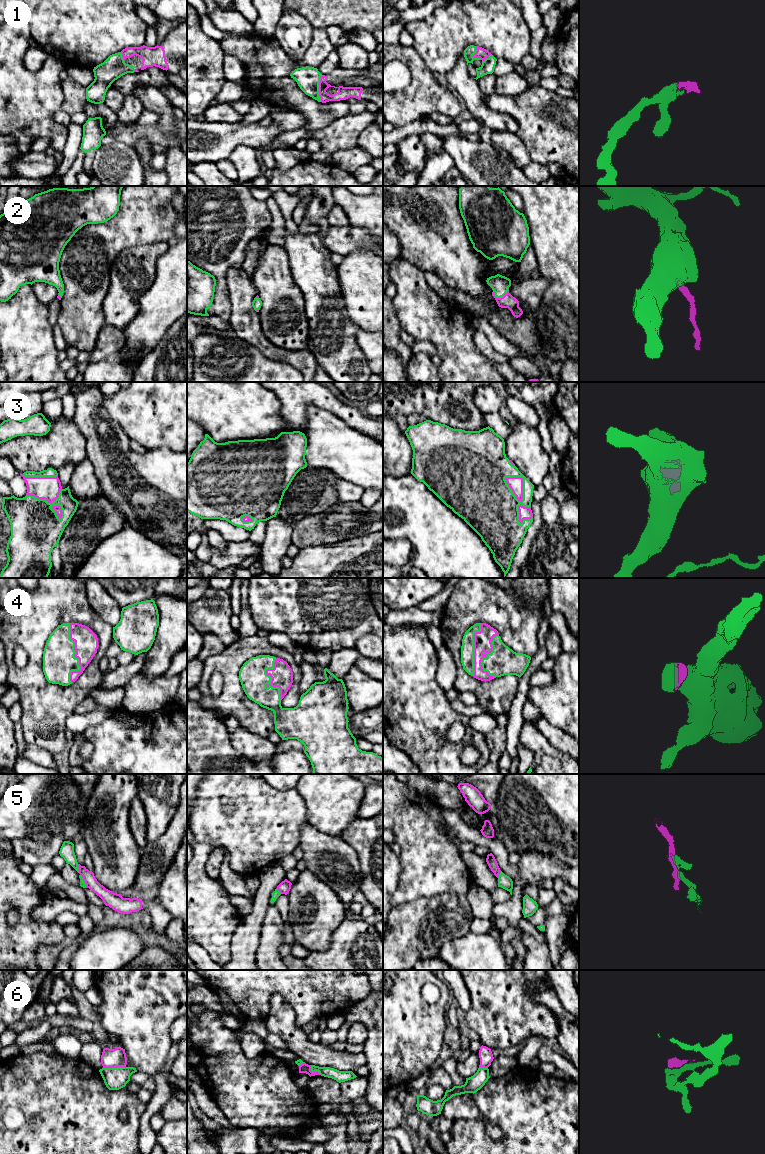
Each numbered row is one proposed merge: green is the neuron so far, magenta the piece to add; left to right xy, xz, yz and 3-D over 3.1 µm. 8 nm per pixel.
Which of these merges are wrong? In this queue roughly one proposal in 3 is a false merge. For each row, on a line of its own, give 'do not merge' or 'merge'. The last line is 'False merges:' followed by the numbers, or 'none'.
1: merge
2: merge
3: merge
4: merge
5: do not merge
6: do not merge
False merges: 5, 6

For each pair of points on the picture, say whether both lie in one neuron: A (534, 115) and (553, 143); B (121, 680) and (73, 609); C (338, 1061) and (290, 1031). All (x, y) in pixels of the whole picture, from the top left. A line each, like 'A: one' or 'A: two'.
A: one
B: two
C: one

